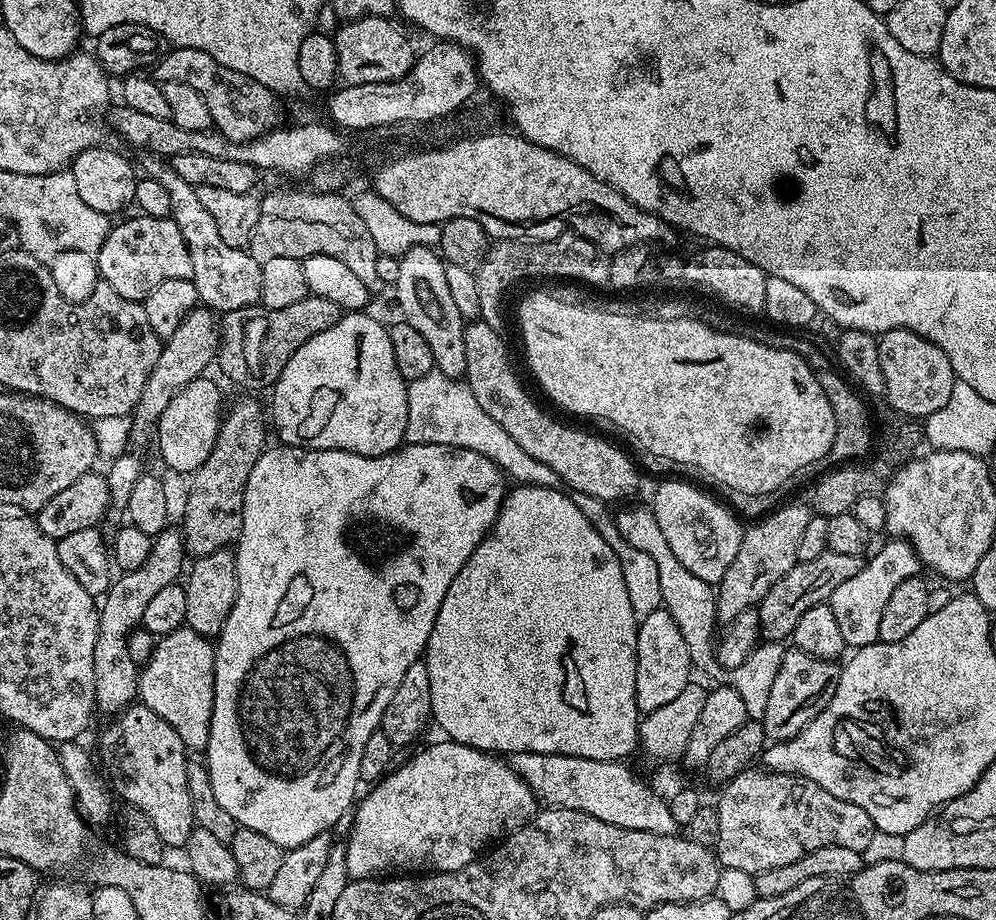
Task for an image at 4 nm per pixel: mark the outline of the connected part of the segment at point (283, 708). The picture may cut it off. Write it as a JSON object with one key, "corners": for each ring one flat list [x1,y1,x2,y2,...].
{"corners":[[410,444,396,448,393,452,387,452,381,456,363,456,353,452,343,452,342,450,322,450,321,448,289,448,287,446,265,447,264,453,254,462,254,470,250,470,250,478,246,478,246,494,244,495,244,513,242,514,242,530,240,538,235,545,236,553,236,601,230,610,230,618,226,618,226,626,222,626,219,636,215,637,214,647,216,657,214,658,214,714,210,716,210,742,206,749,206,767,210,774,210,786,214,786,214,798,218,798,218,806,230,814,241,828,258,830,258,834,266,834,266,838,278,842,285,850,297,848,310,838,318,834,328,832,329,829,339,822,339,816,343,814,344,808,351,809,356,796,356,784,361,783,360,763,362,762,362,746,370,739,370,734,377,731,380,726,380,719,390,706,390,698,394,698,394,690,398,690,398,685,402,683,402,677,410,666,414,666,421,659,424,648,430,638,430,630,434,630,434,618,438,618,438,610,442,606,442,598,450,586,452,579,466,566,470,554,474,554,477,546,484,541,492,525,495,524,500,507,504,504,506,495,506,477,500,468,490,458,478,454,474,450,465,448,451,448,441,444]]}

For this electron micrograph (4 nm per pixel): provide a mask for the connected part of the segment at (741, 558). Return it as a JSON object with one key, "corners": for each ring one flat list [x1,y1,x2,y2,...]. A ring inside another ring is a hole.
{"corners":[[785,503,753,523,741,535,738,554,720,579,716,594,716,619,727,622,738,618,742,610,756,608,760,599,798,562,798,541,813,513,809,505]]}

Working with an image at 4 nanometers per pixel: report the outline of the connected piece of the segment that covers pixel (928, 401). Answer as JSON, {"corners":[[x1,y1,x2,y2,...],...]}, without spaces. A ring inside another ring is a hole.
{"corners":[[905,328,890,330,877,339,878,363,882,365,883,395,888,396,887,407,913,418,927,418,950,399,957,378,950,366,950,358,926,338]]}

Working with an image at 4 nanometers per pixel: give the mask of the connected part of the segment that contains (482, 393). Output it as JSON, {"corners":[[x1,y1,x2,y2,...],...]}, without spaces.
{"corners":[[482,319,465,323,466,338,466,383,478,398,478,406,530,454,538,458,550,470,554,470,556,480,567,486,573,493,581,492,605,502,624,500,640,488,640,472,632,465,632,460,616,444,595,436,592,432,583,432,580,428,567,428,560,420,555,420,548,412,543,412,528,397,522,381,512,369,512,360,508,357,508,348,504,345,504,336,496,332]]}

